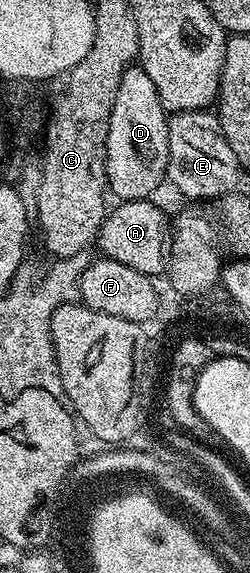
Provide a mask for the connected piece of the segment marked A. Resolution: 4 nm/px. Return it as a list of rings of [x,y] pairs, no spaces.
[[[152,199],[127,200],[118,203],[117,209],[106,215],[97,231],[96,247],[101,247],[106,259],[123,262],[131,270],[139,270],[143,275],[157,278],[167,268],[167,216]]]

